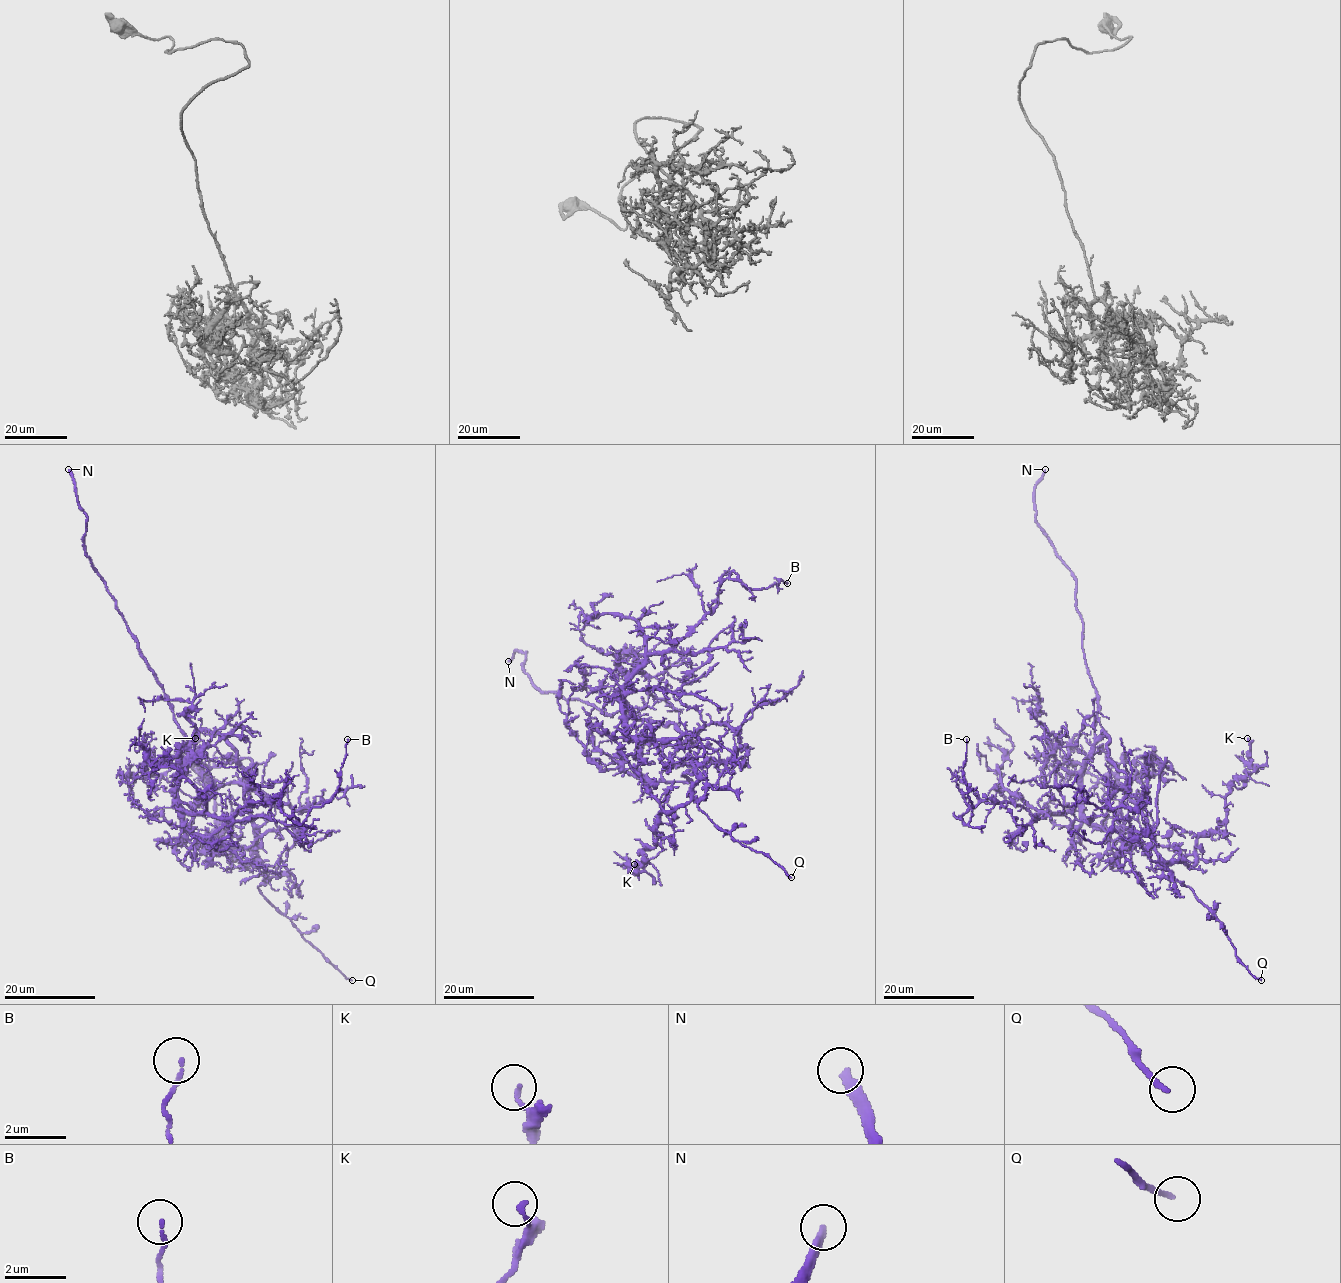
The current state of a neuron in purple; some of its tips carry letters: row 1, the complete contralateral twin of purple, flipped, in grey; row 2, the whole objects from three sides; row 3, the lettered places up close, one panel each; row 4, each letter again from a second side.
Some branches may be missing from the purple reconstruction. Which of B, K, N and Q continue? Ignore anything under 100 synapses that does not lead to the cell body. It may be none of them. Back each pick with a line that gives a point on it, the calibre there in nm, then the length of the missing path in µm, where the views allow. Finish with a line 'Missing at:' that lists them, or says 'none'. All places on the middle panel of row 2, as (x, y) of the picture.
N: Place: (508, 661). Thickness 300 nm. Missing length about 80 µm
Missing at: N

